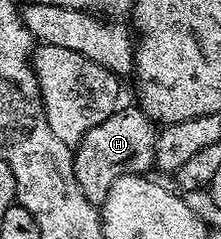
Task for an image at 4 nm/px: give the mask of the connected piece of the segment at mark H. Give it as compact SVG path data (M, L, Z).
M118 106L99 126L87 130L81 143L76 145L73 154L75 182L83 190L83 198L94 206L100 206L107 198L111 186L121 176L139 176L148 173L154 167L155 142L158 125L150 120L149 115L140 106L125 108Z

